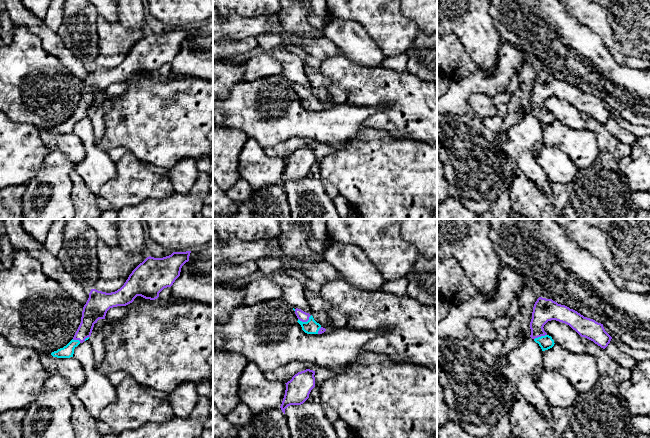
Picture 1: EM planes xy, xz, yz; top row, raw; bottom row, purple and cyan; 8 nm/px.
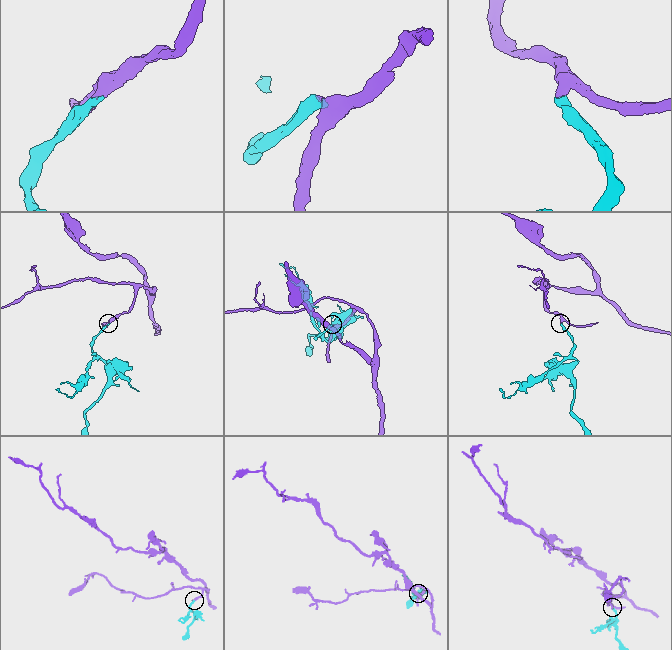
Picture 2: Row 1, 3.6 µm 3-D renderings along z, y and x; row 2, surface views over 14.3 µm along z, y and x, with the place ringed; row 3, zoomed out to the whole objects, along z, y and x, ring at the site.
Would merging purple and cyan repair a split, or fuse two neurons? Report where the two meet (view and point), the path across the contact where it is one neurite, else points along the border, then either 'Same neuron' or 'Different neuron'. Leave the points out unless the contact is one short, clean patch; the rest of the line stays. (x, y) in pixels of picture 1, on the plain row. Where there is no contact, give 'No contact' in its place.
Touches purple at xz (305, 97). Path across: xz (301, 91), (305, 97), (311, 102). Same neuron

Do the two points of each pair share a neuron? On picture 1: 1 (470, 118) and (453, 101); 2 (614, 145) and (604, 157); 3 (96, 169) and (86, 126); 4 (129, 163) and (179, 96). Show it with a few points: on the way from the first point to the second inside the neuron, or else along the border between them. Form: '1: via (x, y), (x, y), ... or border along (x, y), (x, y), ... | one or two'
1: border along (469, 109), (463, 114), (447, 114) | two
2: via (611, 148), (607, 154) | one
3: via (95, 158), (87, 137) | one
4: border along (127, 150), (144, 163) | two

